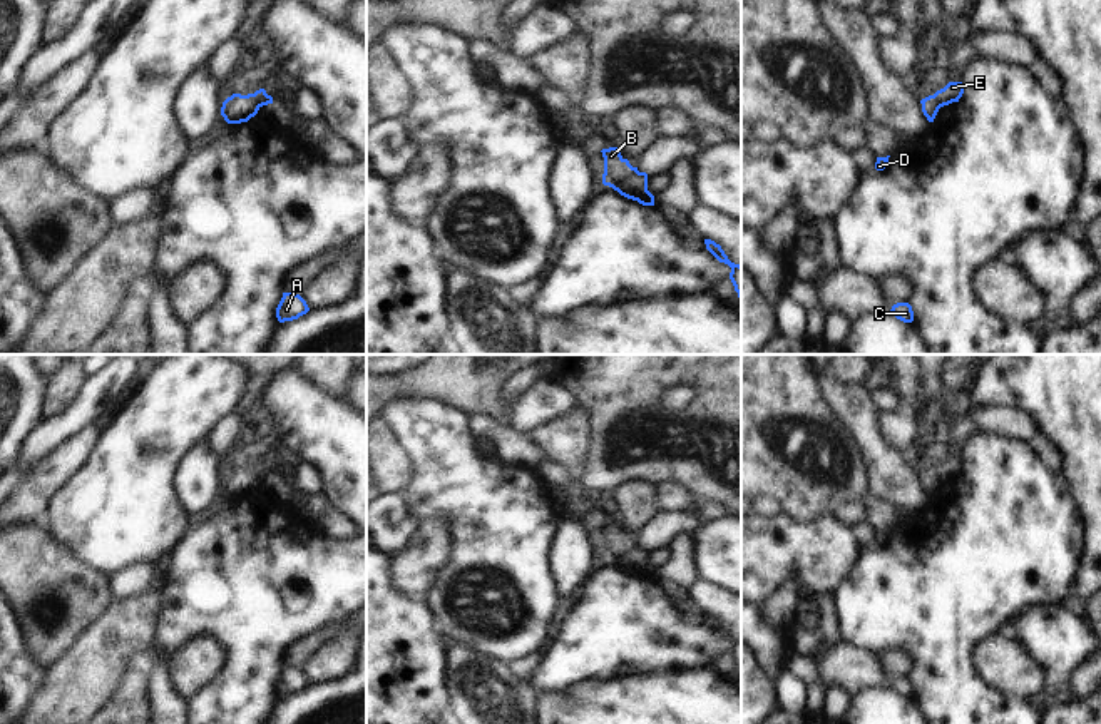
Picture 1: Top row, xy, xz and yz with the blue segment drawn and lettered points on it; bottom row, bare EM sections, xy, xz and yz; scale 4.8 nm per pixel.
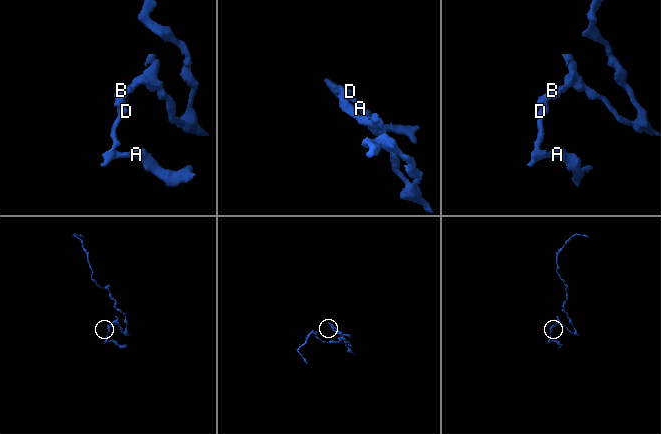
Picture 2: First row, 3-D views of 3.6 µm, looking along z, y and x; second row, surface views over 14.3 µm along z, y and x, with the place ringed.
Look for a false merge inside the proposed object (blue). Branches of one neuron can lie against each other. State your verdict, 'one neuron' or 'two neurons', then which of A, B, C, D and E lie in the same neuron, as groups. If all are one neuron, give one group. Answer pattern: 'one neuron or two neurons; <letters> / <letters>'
two neurons; A B C D / E

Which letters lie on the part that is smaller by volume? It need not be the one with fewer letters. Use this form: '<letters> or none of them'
A, B, C, D

